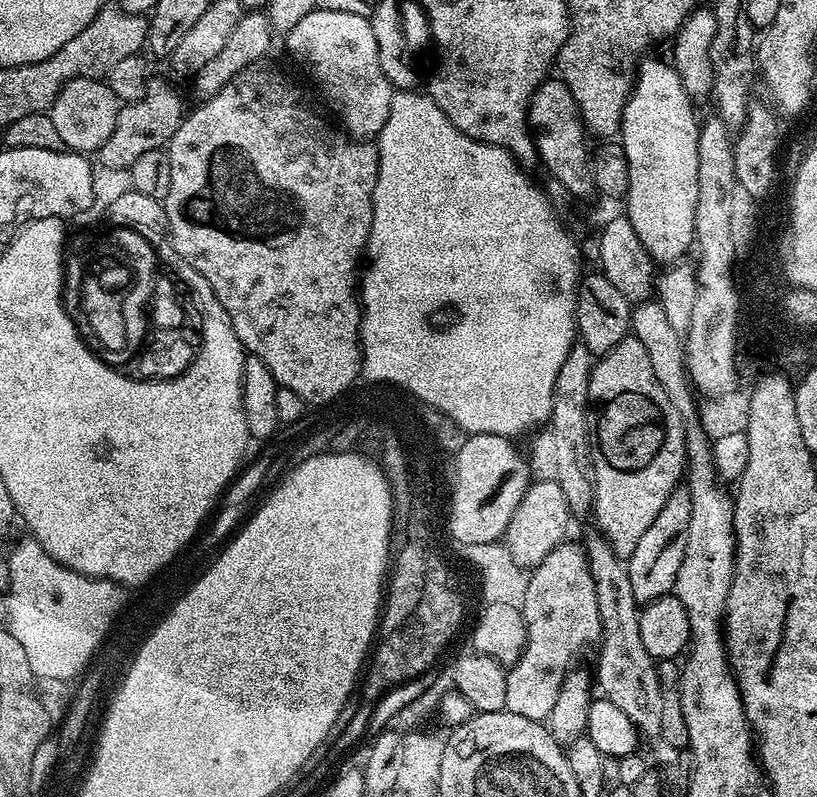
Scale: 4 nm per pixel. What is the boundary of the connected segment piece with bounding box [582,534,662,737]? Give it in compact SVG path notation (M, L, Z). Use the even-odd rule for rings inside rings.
M593 534L588 541L583 541L584 555L588 557L588 569L594 582L594 592L598 598L598 618L600 619L600 657L596 660L594 684L599 695L605 700L614 702L630 722L634 722L637 733L655 737L662 722L662 706L660 705L660 679L656 673L657 661L642 646L642 630L640 629L640 609L634 598L634 589L630 586L630 574L627 563L609 546L607 540L599 534Z

